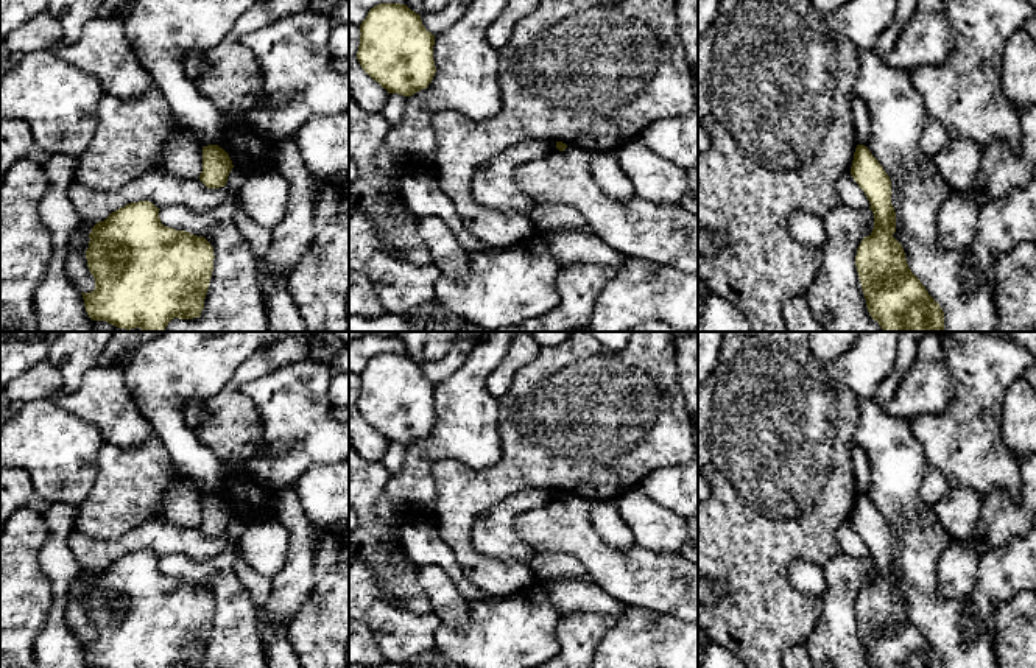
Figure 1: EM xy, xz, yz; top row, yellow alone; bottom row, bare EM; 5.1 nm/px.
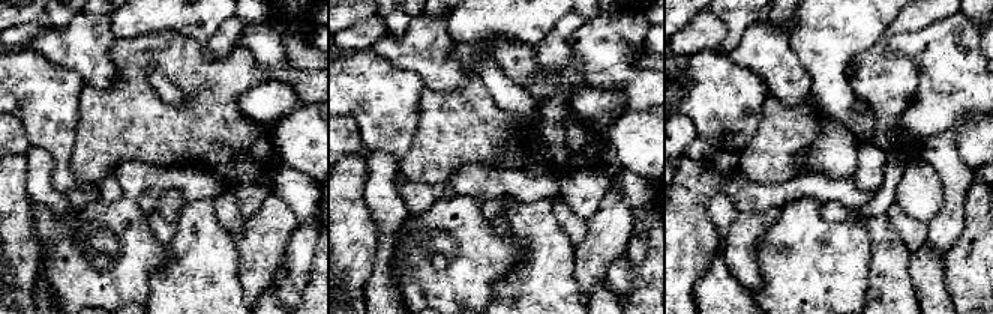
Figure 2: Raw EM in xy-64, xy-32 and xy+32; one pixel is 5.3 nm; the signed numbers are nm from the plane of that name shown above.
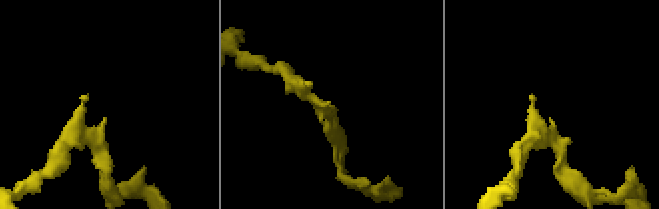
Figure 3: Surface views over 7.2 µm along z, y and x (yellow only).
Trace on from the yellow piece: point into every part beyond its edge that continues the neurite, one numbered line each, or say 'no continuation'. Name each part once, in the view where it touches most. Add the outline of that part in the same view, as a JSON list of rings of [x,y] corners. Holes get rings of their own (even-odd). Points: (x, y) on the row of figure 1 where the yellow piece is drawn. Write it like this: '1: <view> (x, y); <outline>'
no continuation

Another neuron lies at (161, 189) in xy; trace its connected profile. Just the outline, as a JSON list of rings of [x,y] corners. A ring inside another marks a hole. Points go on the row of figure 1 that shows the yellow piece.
[[[150,168],[117,190],[90,188],[73,181],[67,195],[83,220],[100,223],[120,207],[139,201],[150,201],[157,209],[178,204],[203,213],[223,204],[231,190],[227,185],[207,188],[199,178],[182,179]]]

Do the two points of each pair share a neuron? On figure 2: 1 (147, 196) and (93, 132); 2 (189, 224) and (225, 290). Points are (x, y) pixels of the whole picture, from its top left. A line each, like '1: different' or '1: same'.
1: different
2: same

